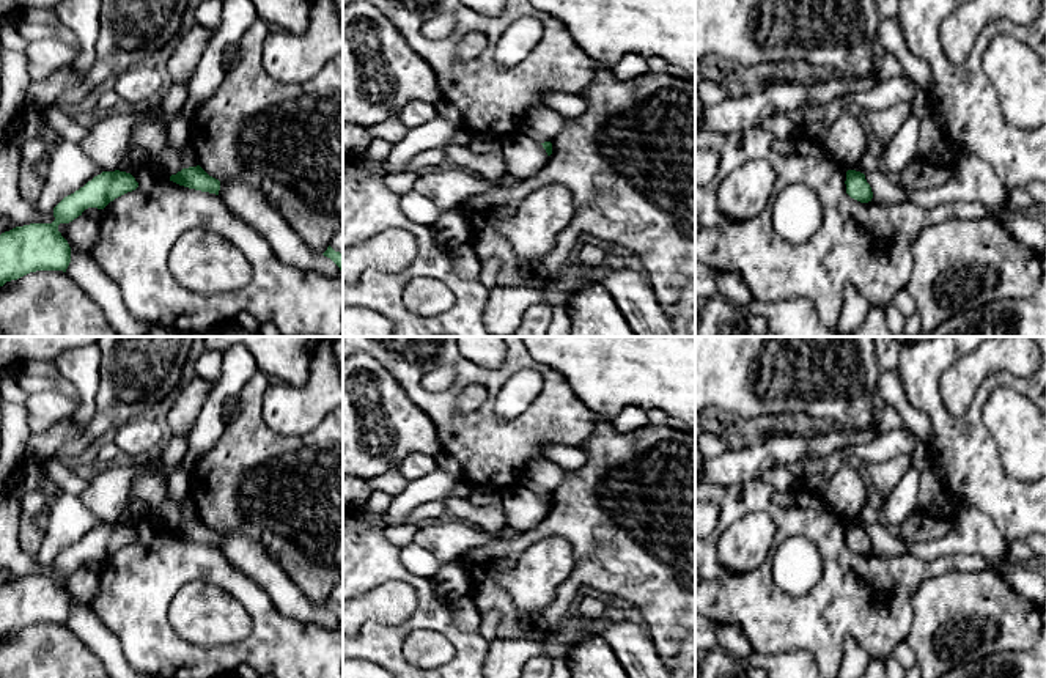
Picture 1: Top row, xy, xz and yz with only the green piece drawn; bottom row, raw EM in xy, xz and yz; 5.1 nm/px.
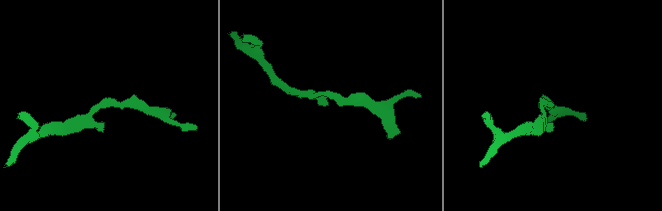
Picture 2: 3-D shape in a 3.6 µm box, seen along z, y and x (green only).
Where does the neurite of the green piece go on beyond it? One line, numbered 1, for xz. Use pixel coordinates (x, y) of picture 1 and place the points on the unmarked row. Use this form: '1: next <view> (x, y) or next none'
1: next none

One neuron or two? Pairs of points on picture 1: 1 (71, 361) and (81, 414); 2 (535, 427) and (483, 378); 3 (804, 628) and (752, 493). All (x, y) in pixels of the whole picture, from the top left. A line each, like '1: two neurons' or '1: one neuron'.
1: one neuron
2: one neuron
3: one neuron

